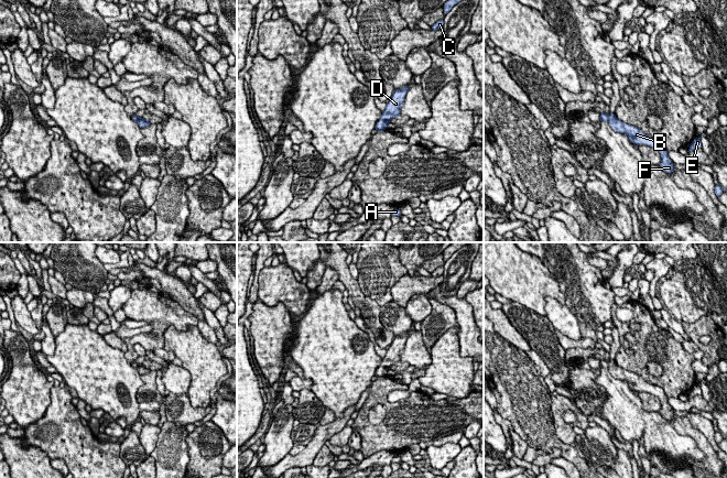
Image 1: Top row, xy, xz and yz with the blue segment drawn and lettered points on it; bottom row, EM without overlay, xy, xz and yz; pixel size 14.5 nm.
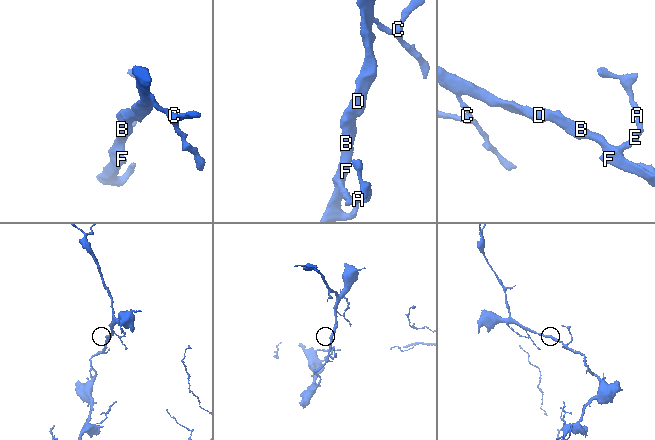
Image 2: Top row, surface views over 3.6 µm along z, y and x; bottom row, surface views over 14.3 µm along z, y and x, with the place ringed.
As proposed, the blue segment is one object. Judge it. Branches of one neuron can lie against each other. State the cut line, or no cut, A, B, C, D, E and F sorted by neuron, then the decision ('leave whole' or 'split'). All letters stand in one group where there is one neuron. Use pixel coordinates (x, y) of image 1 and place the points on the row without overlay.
no cut | A B C D E F | leave whole

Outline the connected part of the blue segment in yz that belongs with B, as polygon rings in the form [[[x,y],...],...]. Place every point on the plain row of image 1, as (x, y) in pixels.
[[[604,358],[600,359],[599,369],[600,368],[607,368],[611,376],[618,380],[626,380],[632,390],[637,392],[645,391],[658,396],[662,405],[659,413],[669,421],[674,417],[674,409],[668,403],[669,398],[665,395],[662,388],[644,381],[637,373],[620,368],[612,359],[609,362],[607,362]]]

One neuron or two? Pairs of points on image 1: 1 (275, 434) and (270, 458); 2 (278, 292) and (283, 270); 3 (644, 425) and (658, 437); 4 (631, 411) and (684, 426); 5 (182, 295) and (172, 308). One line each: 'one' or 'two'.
1: one
2: one
3: one
4: two
5: two

